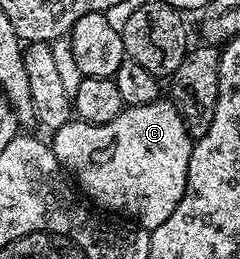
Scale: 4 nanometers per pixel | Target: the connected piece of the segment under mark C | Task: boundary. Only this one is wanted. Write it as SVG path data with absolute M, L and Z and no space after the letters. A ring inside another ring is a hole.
M161 97L154 103L125 107L122 113L118 113L118 117L114 117L114 121L106 121L106 125L79 121L62 125L62 129L51 132L50 146L61 168L71 176L81 192L84 190L93 199L91 202L97 208L117 211L128 218L125 220L150 233L155 227L162 225L162 221L166 221L170 213L174 213L178 201L182 201L186 193L186 177L190 169L194 140L189 135L176 104Z

